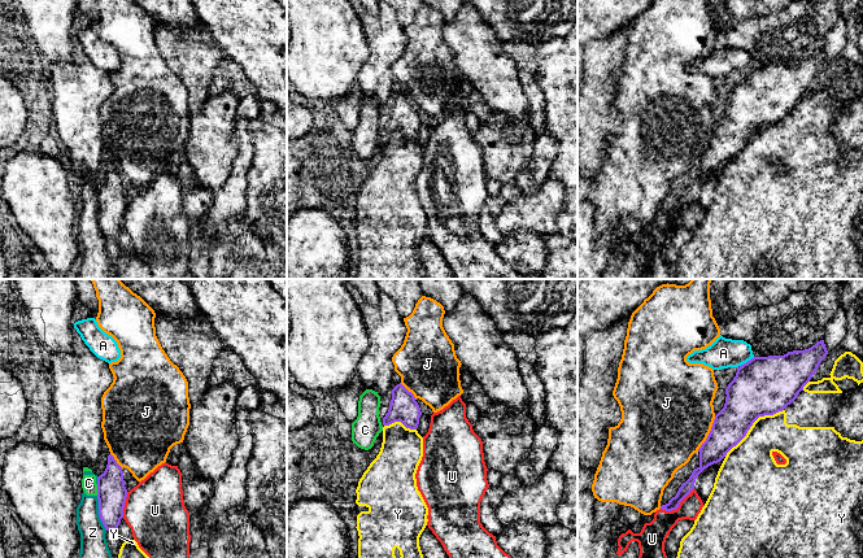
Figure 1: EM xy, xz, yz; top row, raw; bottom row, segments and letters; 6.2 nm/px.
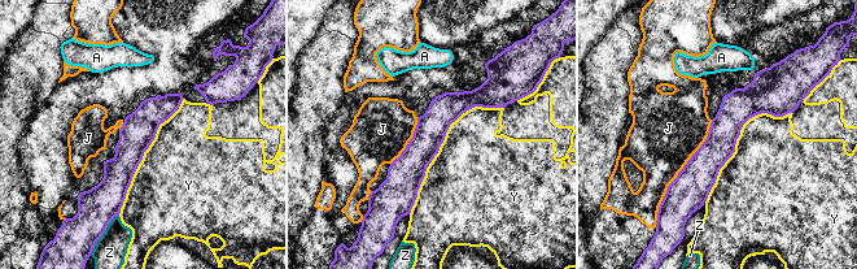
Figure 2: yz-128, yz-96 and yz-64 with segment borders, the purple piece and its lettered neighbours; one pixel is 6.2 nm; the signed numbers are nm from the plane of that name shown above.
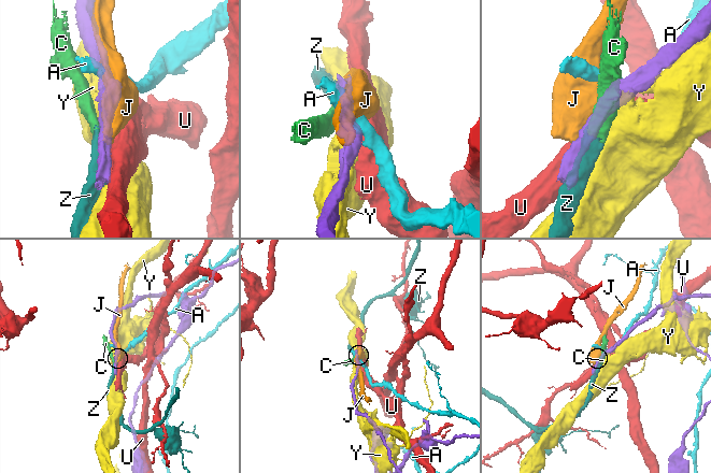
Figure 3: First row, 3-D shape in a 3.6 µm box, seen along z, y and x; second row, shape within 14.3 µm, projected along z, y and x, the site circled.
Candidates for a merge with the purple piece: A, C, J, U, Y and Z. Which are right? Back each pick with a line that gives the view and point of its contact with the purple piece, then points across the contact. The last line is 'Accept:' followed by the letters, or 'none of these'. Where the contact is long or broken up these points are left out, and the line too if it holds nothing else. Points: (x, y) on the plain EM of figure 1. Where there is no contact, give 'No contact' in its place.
Accept: none of these

